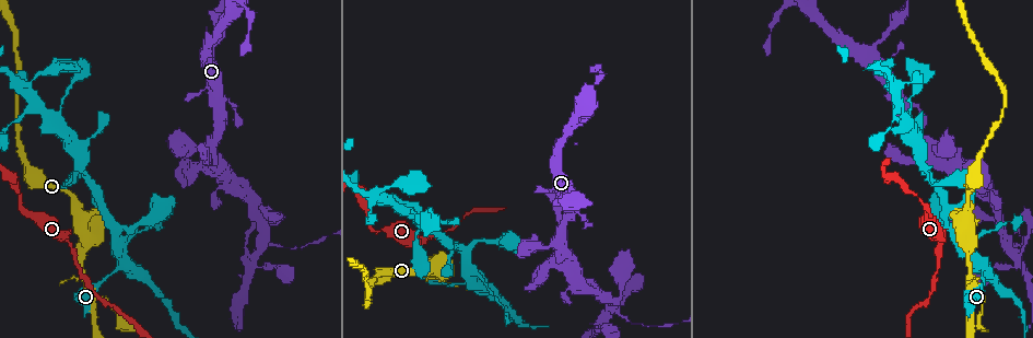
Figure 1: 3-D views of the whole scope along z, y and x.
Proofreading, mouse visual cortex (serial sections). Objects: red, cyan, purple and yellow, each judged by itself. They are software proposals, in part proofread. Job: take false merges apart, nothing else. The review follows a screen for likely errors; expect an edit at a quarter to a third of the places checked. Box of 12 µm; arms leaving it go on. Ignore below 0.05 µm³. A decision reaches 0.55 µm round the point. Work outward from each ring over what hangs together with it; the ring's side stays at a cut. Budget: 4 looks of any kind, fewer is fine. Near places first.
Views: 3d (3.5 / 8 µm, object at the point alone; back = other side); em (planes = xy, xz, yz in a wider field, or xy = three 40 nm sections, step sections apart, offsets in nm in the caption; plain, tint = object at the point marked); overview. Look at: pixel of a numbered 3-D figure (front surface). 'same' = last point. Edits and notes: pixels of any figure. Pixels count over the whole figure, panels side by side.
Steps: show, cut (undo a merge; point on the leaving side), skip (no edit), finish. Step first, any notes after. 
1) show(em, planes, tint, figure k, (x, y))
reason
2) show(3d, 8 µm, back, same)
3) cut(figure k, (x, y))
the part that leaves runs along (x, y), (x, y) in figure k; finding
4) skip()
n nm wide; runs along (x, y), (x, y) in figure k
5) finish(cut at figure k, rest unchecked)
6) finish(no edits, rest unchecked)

show(3d, 3.5 µm, figure 1, (476, 273))
small branch off a trunk

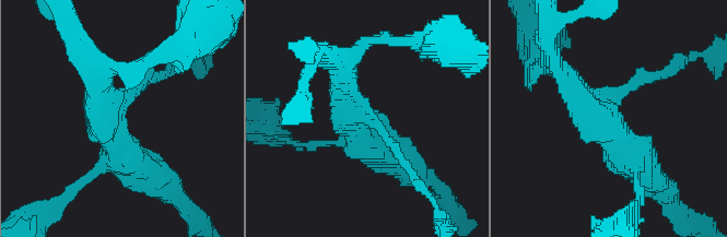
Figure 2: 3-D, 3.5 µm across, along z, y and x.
show(em, xy, step 5, tint, figure 2, (371, 122))
now the EM

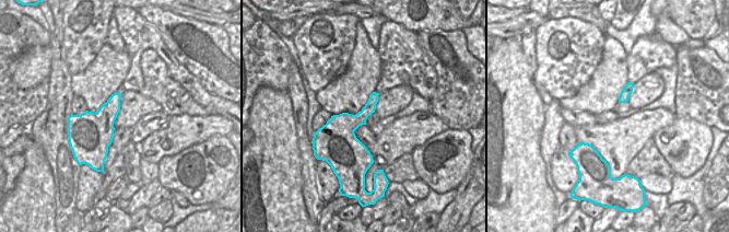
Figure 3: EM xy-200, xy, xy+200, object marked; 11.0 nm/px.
skip()
3 arms; arms of 150, 400, 450 nm; runs along (115, 151), (101, 121), (165, 74) in figure 2; all the same cell

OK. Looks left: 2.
show(3d, 3.5 µm, figure 1, (1017, 246))
sudden change in width

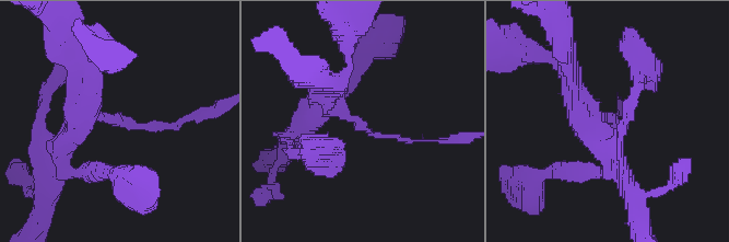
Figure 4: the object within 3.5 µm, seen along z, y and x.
show(em, xy, step 1, tint, figure 4, (611, 119))
arms of 100, 350 nm

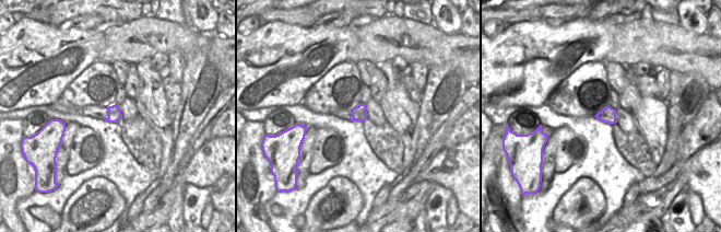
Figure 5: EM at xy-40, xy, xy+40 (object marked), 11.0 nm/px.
cut(figure 4, (174, 125))
the part that leaves runs along (132, 124), (179, 128), (186, 120), (223, 104) in figure 4; a second cell is stuck on

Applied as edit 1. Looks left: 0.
finish(cut at figure 4, rest unchecked)

